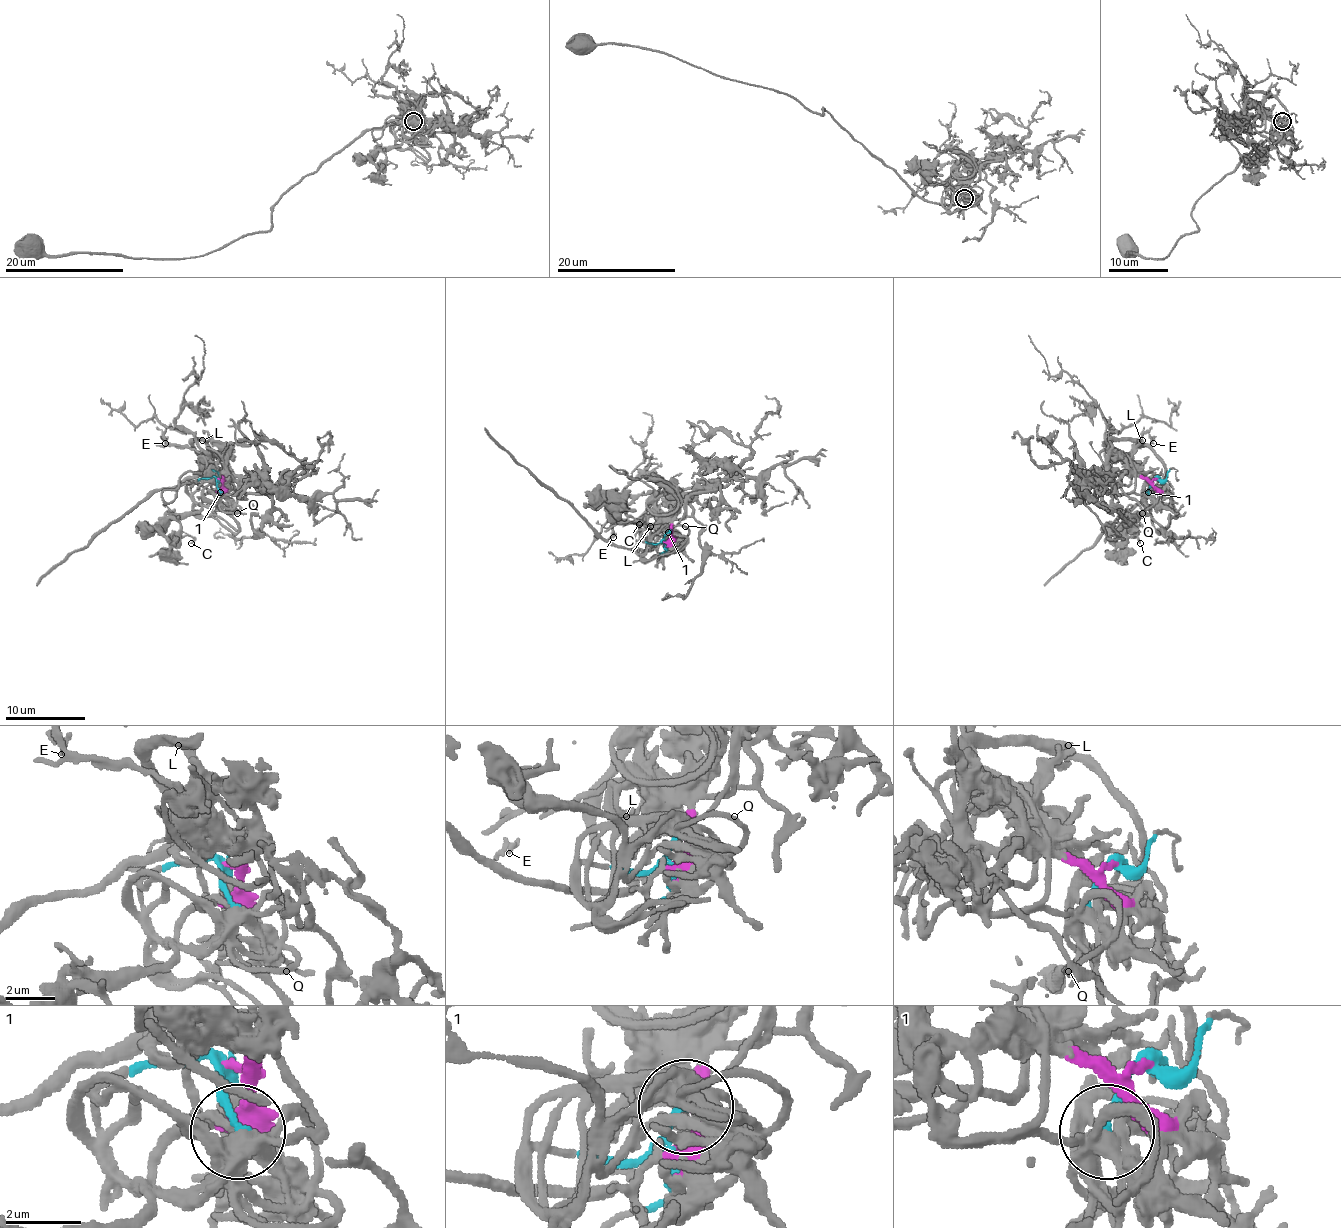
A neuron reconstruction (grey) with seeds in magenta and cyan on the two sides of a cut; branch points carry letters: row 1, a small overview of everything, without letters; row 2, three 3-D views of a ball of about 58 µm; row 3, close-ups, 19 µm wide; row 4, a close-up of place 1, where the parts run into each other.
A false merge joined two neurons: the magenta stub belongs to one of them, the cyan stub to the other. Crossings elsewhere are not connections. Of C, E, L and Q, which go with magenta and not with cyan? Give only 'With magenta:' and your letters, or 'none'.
With magenta: E, L

